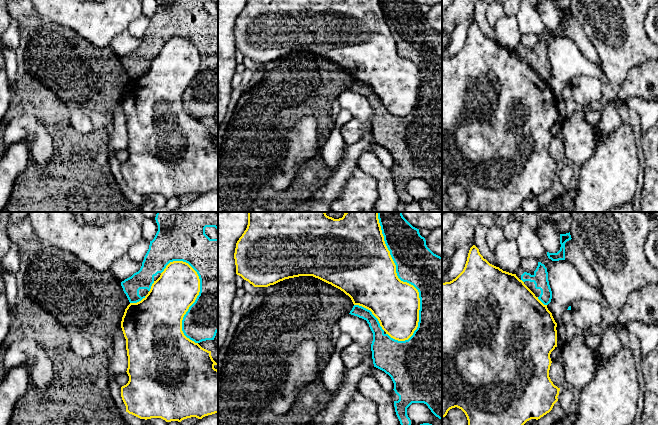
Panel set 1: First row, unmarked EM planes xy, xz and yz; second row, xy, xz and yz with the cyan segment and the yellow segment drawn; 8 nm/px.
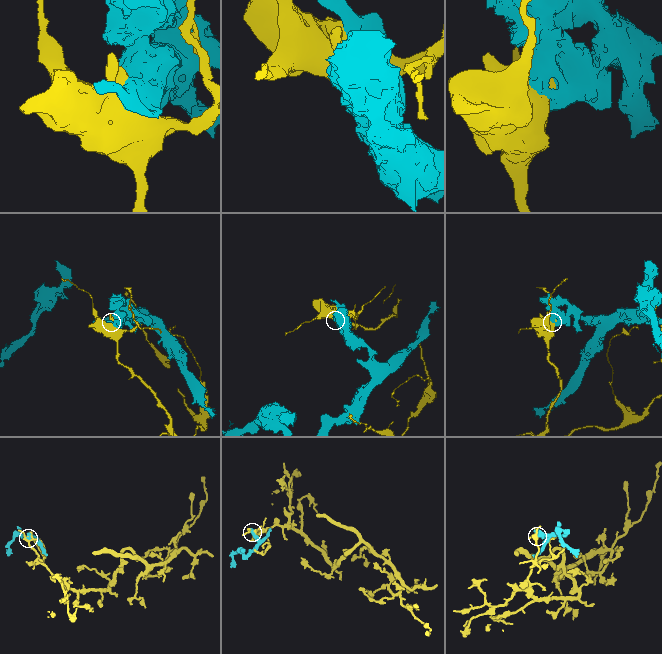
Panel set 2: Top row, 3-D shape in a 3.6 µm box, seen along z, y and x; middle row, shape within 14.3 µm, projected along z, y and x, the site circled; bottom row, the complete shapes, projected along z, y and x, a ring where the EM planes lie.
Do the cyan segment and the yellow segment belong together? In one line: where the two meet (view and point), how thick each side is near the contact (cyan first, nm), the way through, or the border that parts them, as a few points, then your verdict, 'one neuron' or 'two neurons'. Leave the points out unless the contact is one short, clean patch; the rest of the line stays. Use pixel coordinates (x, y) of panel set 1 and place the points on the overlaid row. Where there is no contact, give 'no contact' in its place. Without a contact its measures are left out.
xz (401, 280) | 320/440 nm | two neurons

